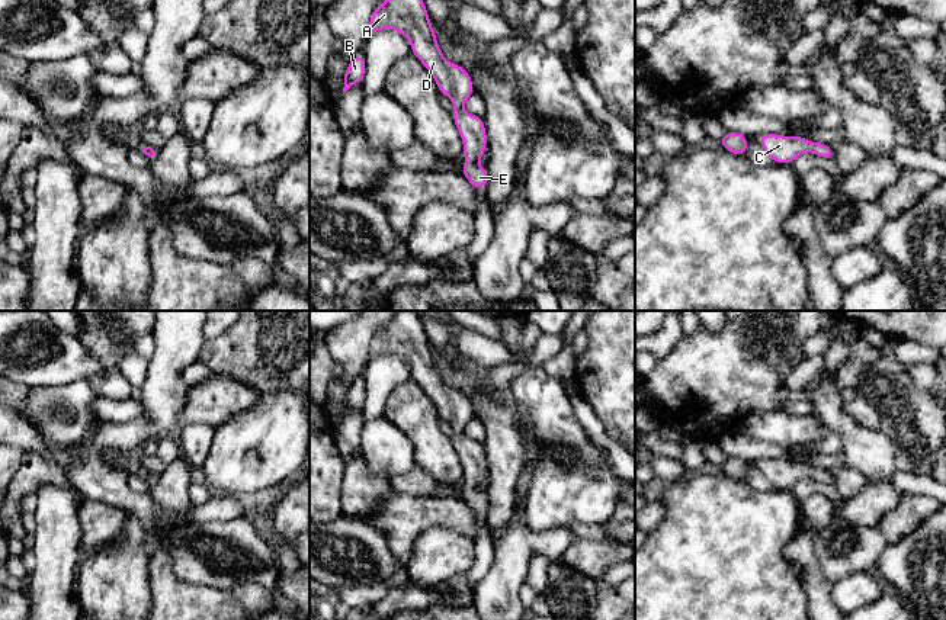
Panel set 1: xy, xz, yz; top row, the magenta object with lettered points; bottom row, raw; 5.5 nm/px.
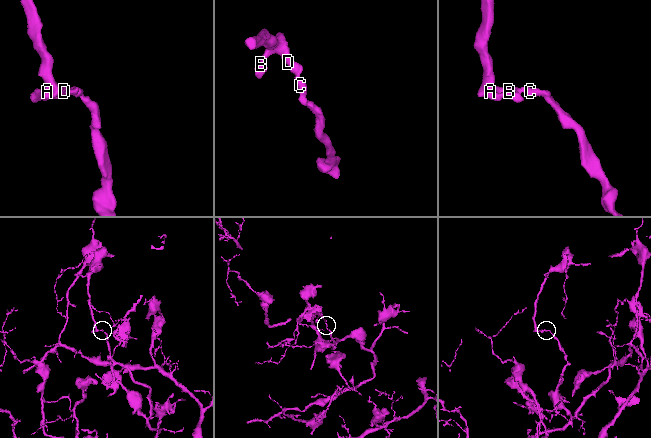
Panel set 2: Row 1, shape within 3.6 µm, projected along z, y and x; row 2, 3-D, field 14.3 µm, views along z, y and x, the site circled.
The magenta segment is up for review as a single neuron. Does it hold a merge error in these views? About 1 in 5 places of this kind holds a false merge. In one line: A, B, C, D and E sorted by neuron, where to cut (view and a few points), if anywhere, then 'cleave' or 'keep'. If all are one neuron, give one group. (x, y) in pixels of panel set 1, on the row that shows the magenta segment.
A B C D E | no cut | keep

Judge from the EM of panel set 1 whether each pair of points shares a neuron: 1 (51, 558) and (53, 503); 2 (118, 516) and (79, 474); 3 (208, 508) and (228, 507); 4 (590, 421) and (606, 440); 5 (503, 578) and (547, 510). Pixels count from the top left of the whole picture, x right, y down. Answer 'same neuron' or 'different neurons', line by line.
1: same neuron
2: different neurons
3: same neuron
4: same neuron
5: different neurons

